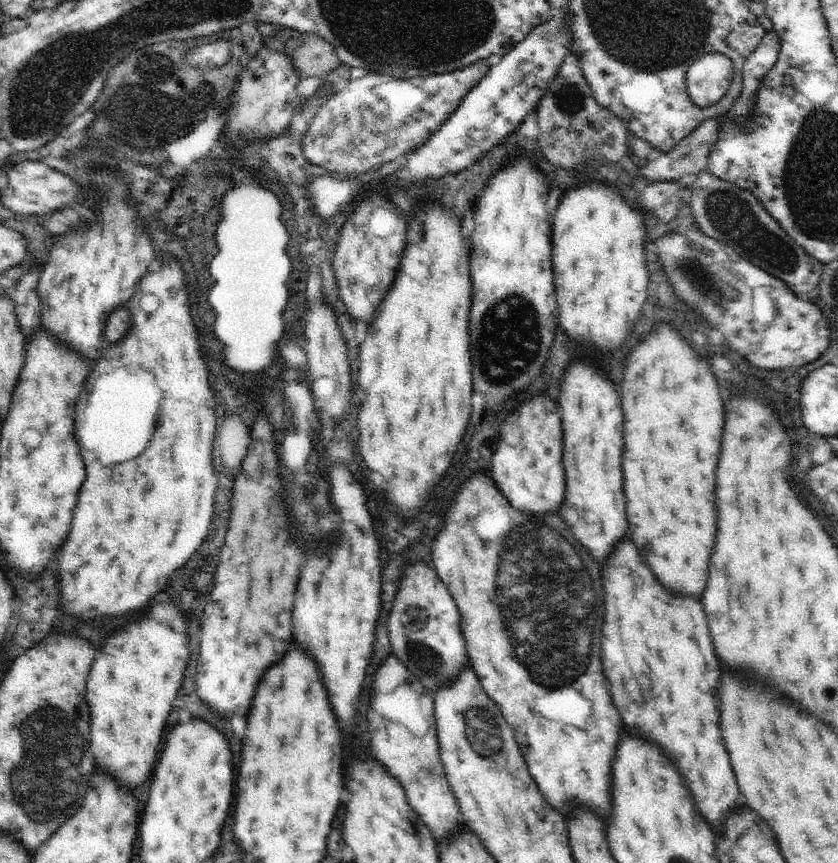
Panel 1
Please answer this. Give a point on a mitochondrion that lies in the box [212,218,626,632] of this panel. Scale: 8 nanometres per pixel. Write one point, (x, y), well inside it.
(509, 341)

